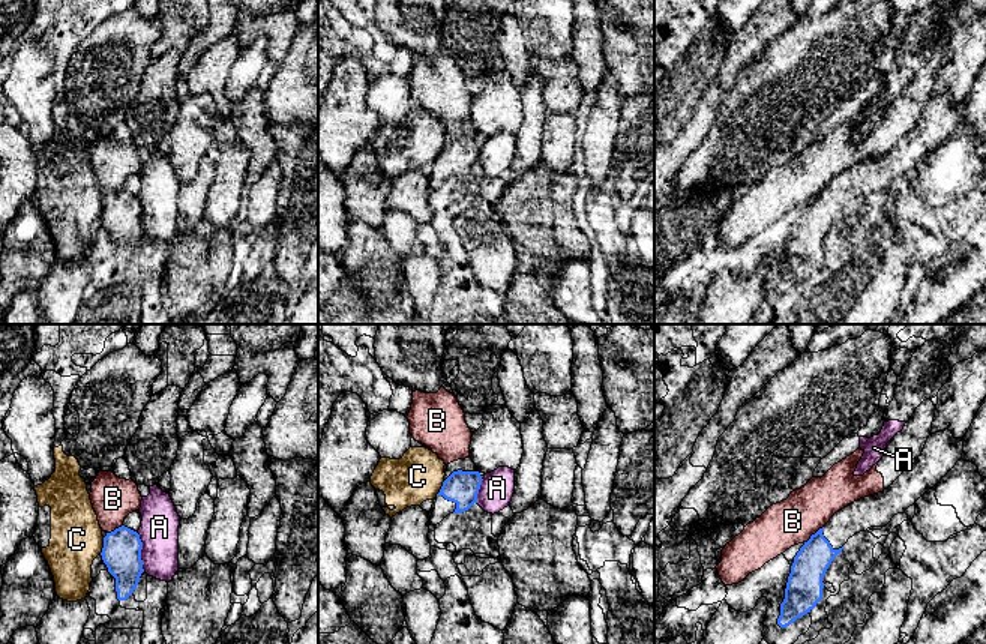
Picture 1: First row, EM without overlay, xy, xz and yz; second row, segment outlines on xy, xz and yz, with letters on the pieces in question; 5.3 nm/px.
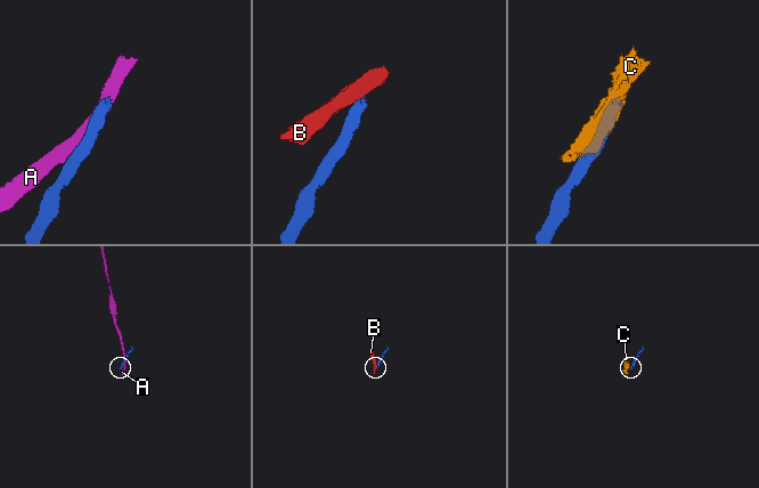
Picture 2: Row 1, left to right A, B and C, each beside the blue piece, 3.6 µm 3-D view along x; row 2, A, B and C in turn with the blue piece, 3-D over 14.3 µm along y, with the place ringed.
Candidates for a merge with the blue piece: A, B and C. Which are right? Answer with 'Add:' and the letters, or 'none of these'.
Add: none of these

